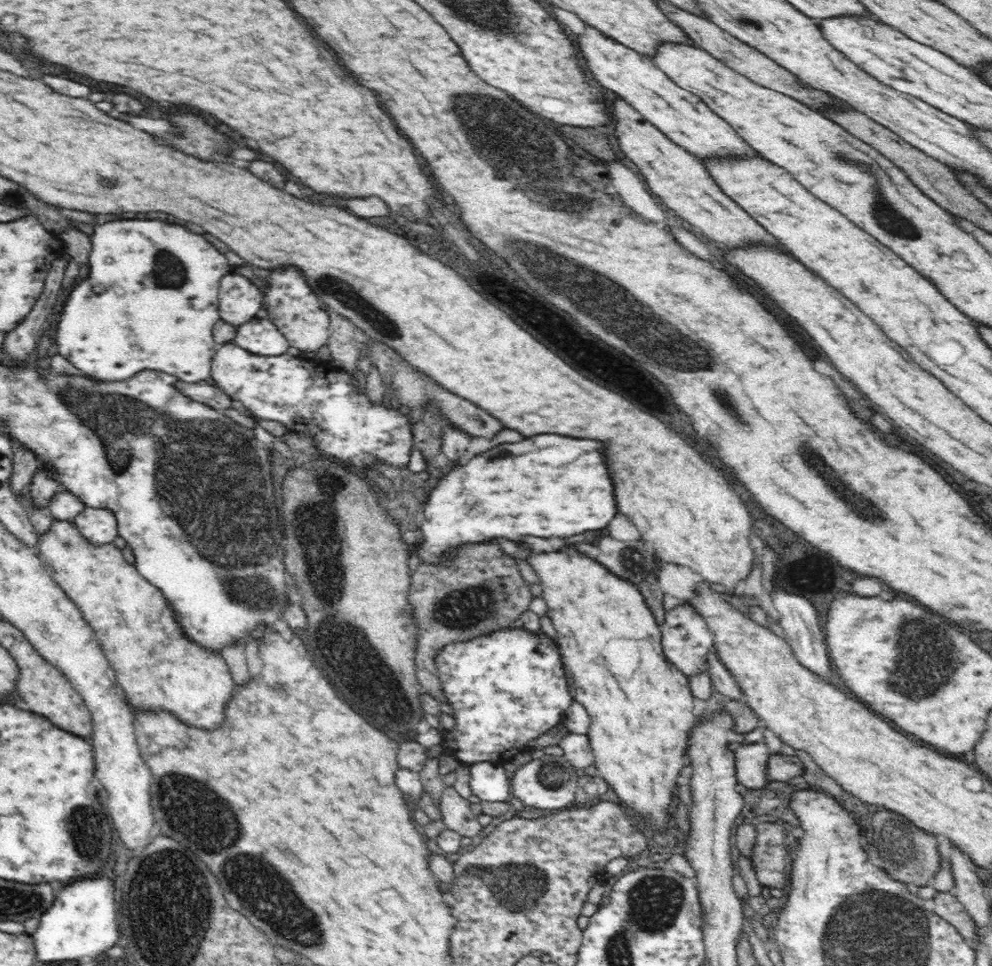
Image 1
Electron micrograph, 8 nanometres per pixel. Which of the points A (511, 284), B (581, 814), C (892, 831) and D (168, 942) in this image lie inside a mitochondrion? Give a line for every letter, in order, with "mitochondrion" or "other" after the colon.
A: mitochondrion
B: other
C: mitochondrion
D: mitochondrion

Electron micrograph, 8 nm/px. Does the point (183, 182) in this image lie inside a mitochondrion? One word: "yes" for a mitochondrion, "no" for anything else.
no

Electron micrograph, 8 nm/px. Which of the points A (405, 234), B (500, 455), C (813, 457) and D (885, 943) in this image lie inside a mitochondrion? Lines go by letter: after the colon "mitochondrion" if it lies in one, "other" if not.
A: other
B: mitochondrion
C: mitochondrion
D: mitochondrion

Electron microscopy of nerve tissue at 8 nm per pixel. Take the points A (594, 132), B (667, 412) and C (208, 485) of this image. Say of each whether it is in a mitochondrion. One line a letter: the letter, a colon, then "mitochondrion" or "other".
A: other
B: other
C: mitochondrion

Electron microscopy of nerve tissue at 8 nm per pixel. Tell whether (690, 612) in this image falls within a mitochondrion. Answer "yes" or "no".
no

